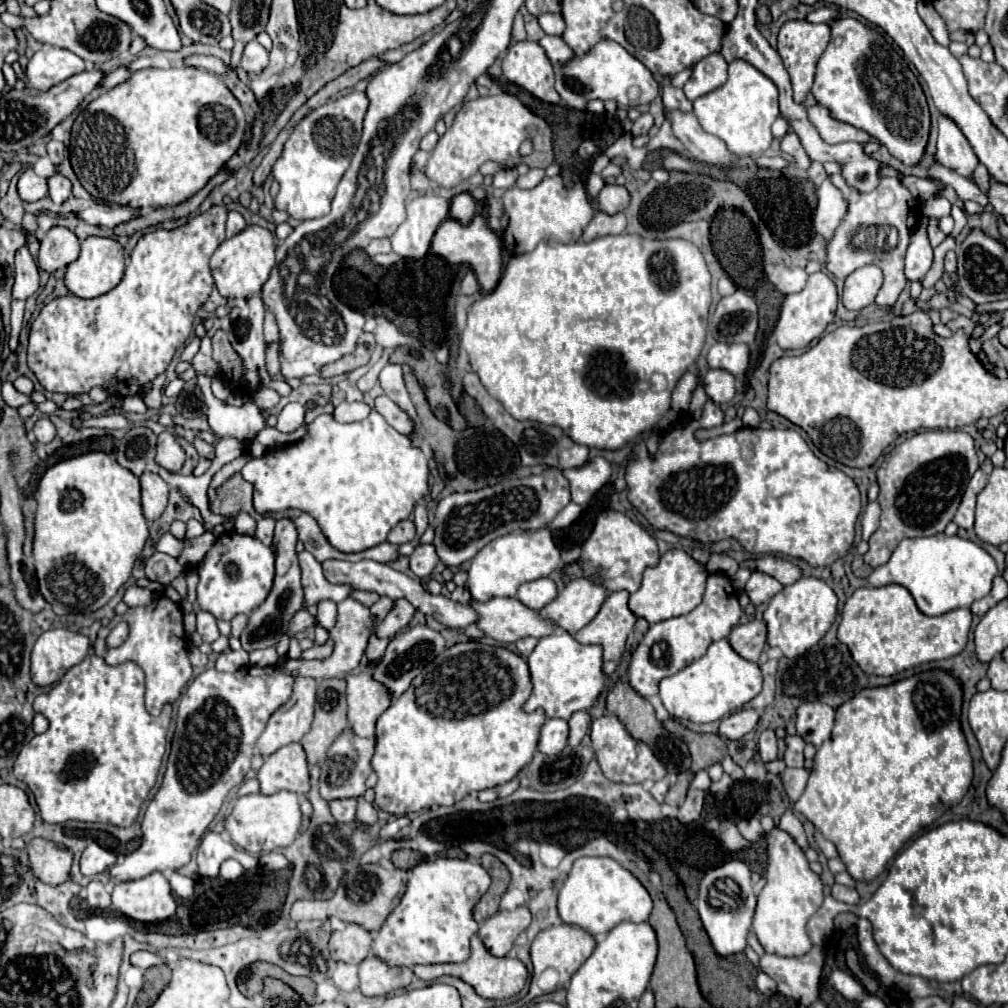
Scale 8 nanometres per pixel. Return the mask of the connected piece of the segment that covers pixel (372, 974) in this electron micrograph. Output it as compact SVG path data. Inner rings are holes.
M370 955L360 963L358 977L360 977L360 991L366 997L374 997L408 987L414 979L414 973L408 967L390 967L378 957Z

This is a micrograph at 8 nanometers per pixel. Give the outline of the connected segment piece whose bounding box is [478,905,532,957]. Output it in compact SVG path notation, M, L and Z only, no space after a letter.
M524 905L514 911L498 911L480 925L478 937L492 955L504 957L512 949L516 937L528 929L530 921L532 915Z

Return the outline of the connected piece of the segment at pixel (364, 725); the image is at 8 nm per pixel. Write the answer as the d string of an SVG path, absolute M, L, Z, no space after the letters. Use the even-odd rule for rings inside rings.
M372 671L348 673L346 679L347 717L360 737L374 737L376 719L390 707L392 693L372 677Z

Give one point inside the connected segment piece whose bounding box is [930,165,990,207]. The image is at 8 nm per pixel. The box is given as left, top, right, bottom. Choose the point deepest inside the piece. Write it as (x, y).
(966, 188)

